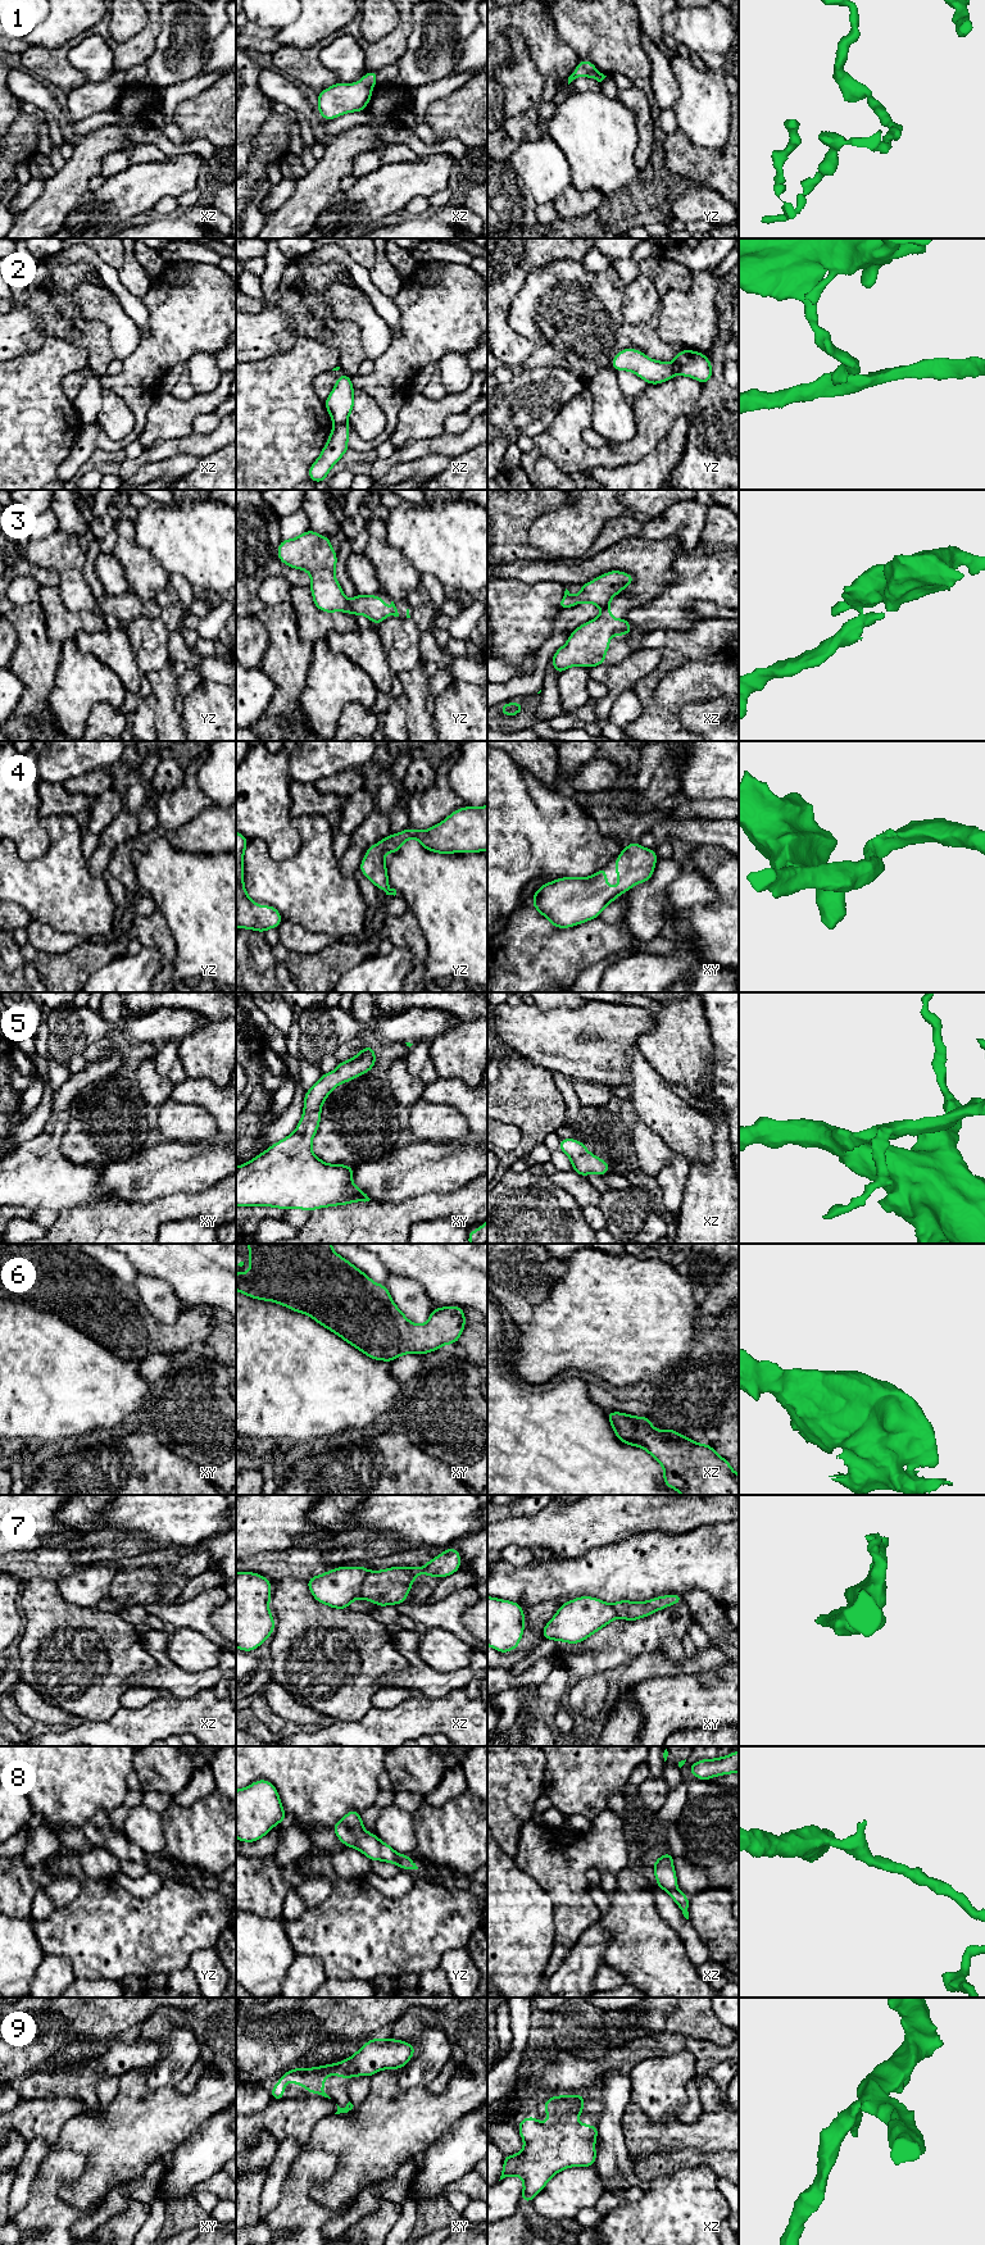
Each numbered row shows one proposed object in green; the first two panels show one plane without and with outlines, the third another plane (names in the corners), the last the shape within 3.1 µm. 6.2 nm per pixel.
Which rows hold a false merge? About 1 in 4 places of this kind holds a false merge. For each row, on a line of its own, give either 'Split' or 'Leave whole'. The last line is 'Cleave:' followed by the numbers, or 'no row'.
1: Leave whole
2: Split
3: Split
4: Leave whole
5: Leave whole
6: Leave whole
7: Split
8: Leave whole
9: Leave whole
Cleave: 2, 3, 7

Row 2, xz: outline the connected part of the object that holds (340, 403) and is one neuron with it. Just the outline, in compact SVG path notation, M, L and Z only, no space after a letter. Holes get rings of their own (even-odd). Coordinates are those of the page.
M349 374L339 376L330 396L323 401L333 424L346 424L354 406L354 388Z

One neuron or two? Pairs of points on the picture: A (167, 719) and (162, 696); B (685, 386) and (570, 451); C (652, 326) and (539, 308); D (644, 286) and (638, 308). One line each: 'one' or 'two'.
A: one
B: one
C: one
D: one

